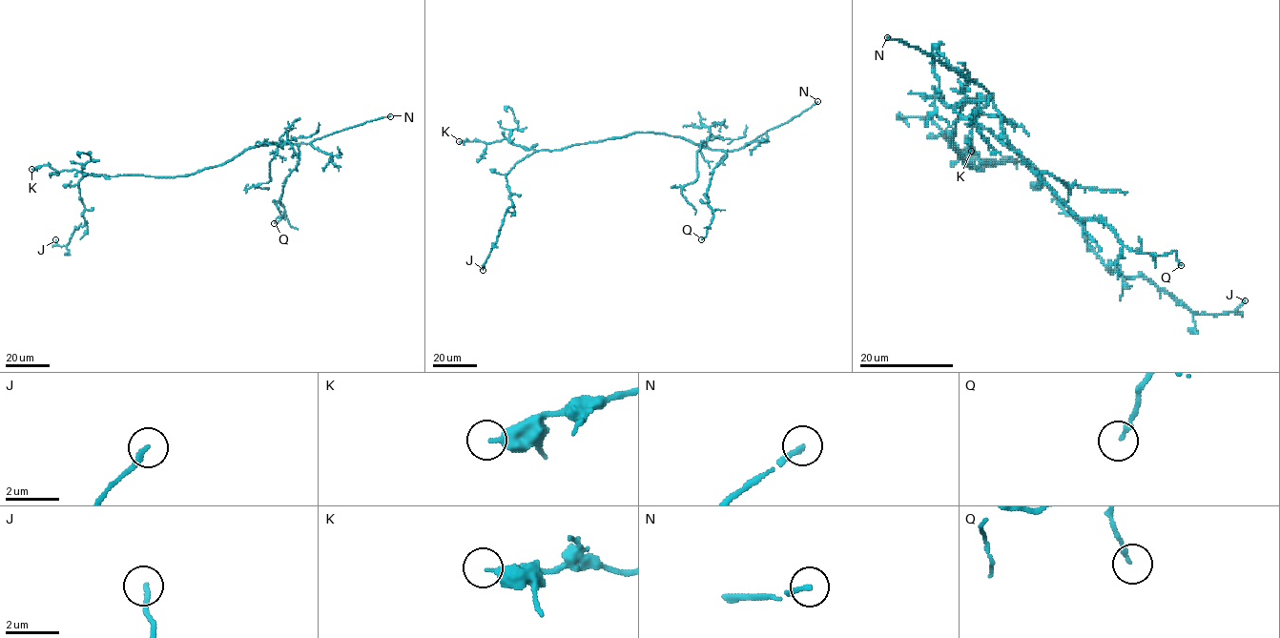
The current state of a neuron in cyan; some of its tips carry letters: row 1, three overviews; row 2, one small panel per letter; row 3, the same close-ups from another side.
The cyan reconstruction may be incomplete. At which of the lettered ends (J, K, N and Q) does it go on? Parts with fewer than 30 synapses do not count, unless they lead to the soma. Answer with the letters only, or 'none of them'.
N

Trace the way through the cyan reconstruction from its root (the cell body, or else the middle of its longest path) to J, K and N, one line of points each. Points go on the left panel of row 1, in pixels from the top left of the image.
J: (189, 175), (86, 175), (78, 184), (84, 205), (85, 224), (74, 229), (66, 246), (56, 245), (55, 239)
K: (189, 175), (92, 175), (75, 170), (58, 172), (45, 165), (31, 169)
N: (189, 175), (221, 165), (257, 146), (310, 144), (333, 133), (390, 116)

